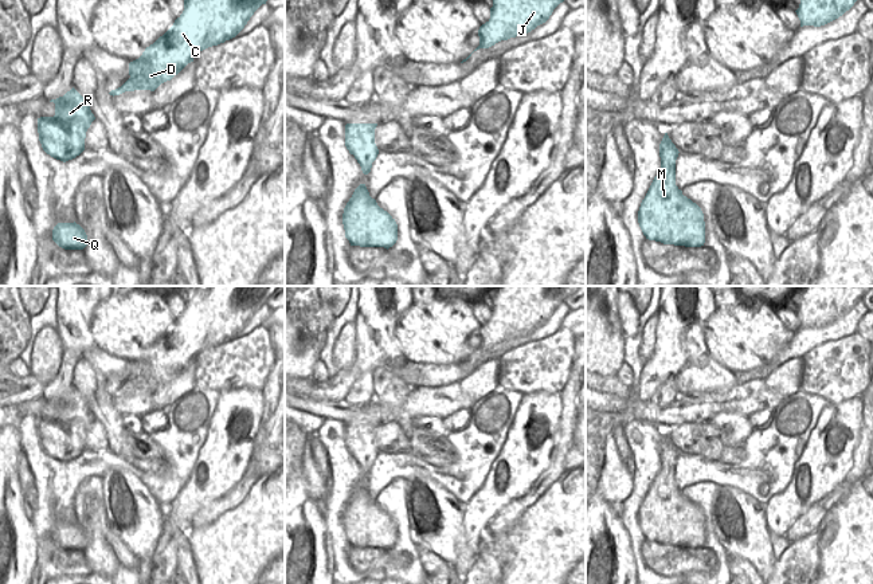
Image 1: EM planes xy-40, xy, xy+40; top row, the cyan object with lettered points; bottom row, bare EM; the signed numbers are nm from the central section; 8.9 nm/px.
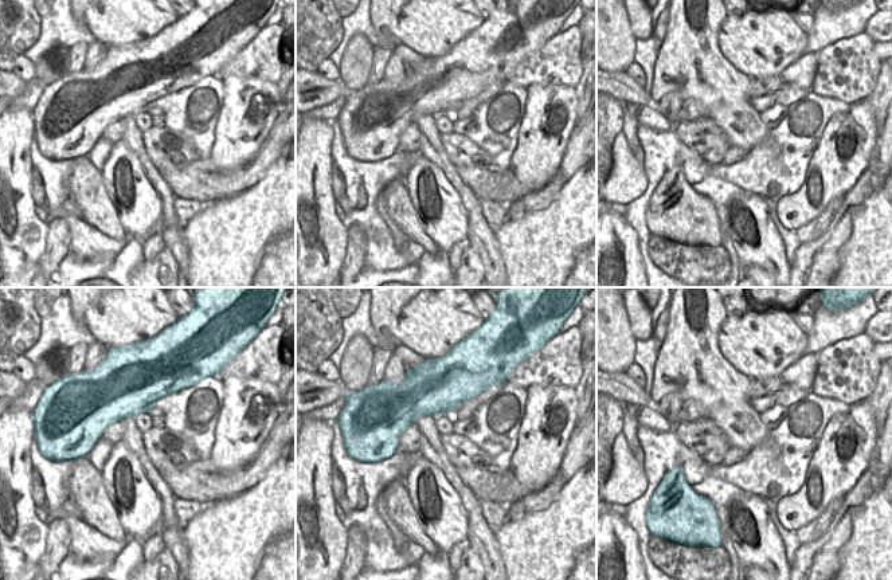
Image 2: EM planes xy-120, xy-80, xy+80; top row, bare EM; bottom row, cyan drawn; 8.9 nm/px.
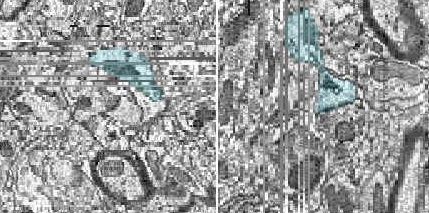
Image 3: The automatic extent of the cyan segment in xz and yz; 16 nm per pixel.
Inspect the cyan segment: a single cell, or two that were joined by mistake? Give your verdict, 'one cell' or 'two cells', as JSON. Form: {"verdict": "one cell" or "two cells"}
{"verdict": "one cell"}

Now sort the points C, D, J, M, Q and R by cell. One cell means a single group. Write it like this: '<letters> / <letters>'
C D J M Q R

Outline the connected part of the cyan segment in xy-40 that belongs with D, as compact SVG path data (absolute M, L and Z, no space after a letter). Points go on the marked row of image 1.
M184 0L184 11L173 26L153 44L145 48L142 55L129 63L130 78L110 95L125 91L154 91L161 83L171 81L203 50L218 46L235 38L247 24L254 12L267 0Z

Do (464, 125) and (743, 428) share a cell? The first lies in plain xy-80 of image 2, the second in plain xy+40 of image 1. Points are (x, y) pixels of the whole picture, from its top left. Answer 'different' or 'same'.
different

